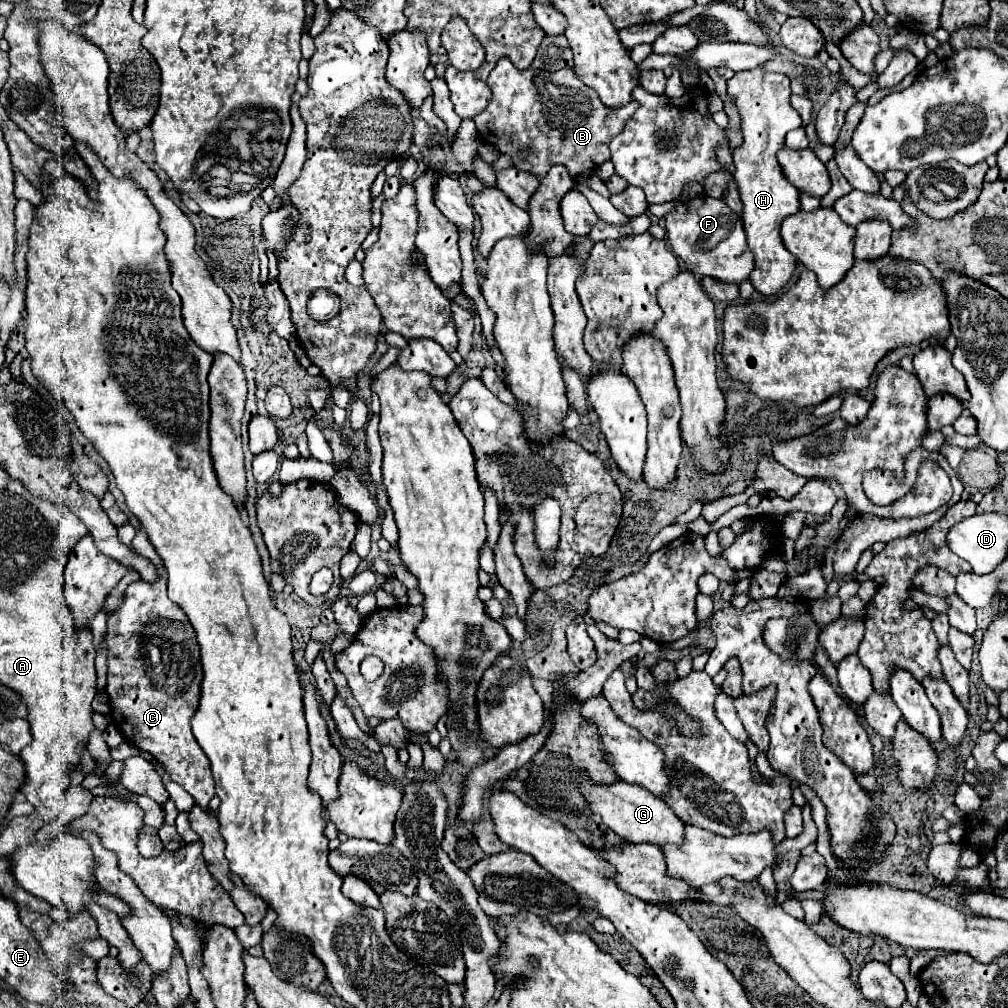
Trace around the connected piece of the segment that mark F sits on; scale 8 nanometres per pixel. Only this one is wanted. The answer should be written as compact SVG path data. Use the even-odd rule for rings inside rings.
M703 196L677 204L665 216L665 230L671 250L697 276L713 276L723 282L739 284L749 278L753 270L753 254L747 248L745 230L739 214L735 214L725 200Z

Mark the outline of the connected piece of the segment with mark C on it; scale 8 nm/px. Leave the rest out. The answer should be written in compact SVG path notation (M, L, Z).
M138 530L131 546L137 554L155 564L159 578L155 582L137 580L129 584L123 604L111 612L107 620L107 694L111 716L129 744L153 754L153 758L165 766L171 780L181 784L197 806L207 808L209 800L215 796L213 776L209 774L209 760L201 754L189 730L189 718L193 710L197 710L203 678L199 646L183 608L167 596L163 562L147 538L145 531Z

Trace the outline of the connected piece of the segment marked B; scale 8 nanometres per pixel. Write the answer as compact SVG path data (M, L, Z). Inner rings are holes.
M501 58L497 66L491 70L487 78L487 86L493 92L491 102L483 112L479 112L473 120L477 124L477 130L481 134L483 142L491 142L497 146L501 154L509 154L515 160L515 166L519 170L533 172L535 176L543 178L551 166L565 164L569 168L569 174L575 178L585 172L593 172L595 166L609 160L609 142L625 128L627 120L637 112L639 102L631 100L629 104L611 110L605 108L603 102L597 98L597 92L585 86L573 72L573 68L561 68L559 72L543 72L535 68L519 70L513 66L509 58ZM519 150L525 150L529 154L517 154Z

